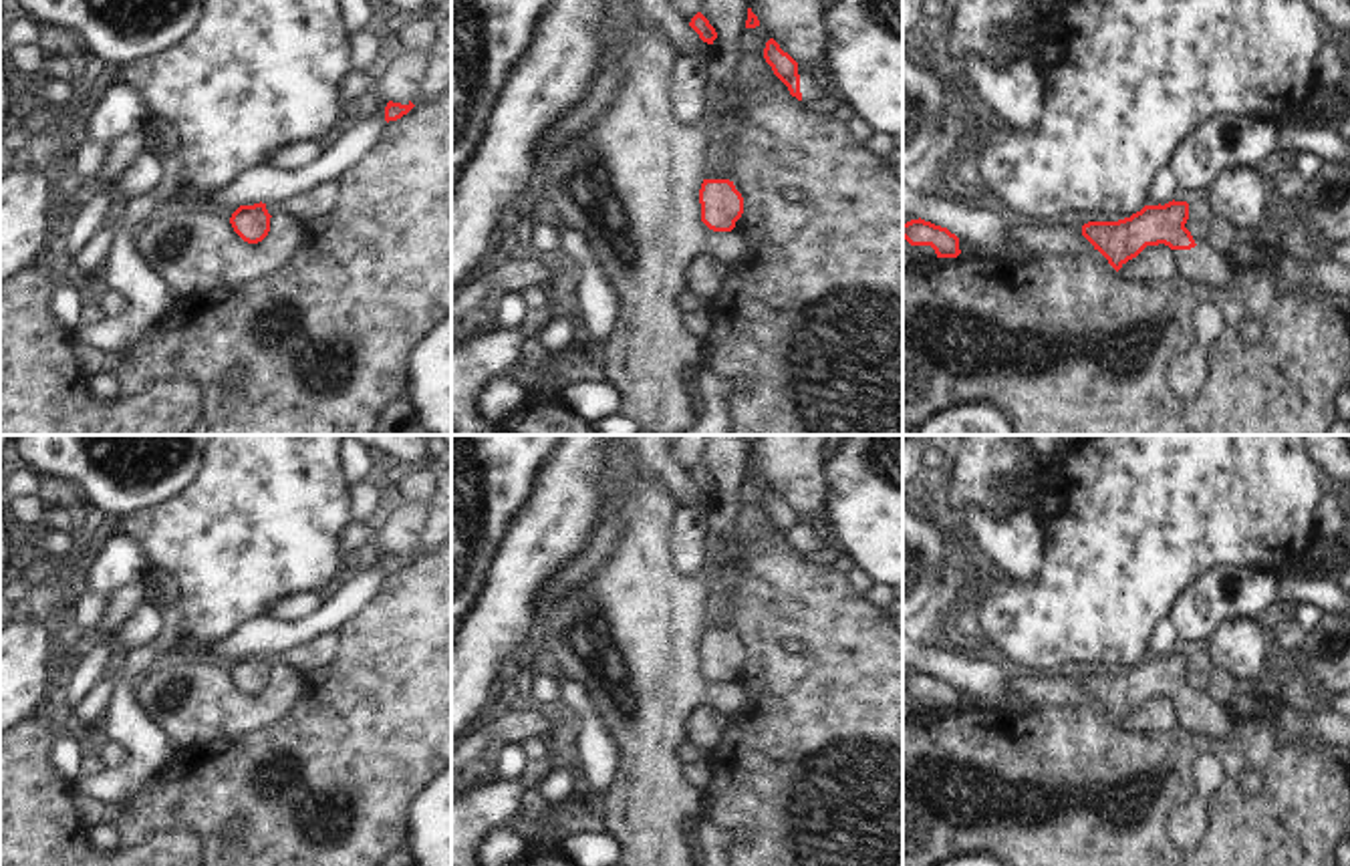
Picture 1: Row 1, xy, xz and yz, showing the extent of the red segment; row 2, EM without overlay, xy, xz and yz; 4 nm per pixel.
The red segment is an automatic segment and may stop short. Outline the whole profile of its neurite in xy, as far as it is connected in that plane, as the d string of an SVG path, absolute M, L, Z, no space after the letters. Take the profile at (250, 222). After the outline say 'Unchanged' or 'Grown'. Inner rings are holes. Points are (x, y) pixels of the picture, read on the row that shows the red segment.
M260 201L254 205L240 205L232 213L230 224L244 242L258 244L270 232L270 218L266 203Z. Unchanged

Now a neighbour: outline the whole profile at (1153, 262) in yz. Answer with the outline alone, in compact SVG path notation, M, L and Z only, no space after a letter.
M1165 244L1146 246L1136 258L1122 264L1120 276L1132 280L1159 280L1177 274L1177 254Z

